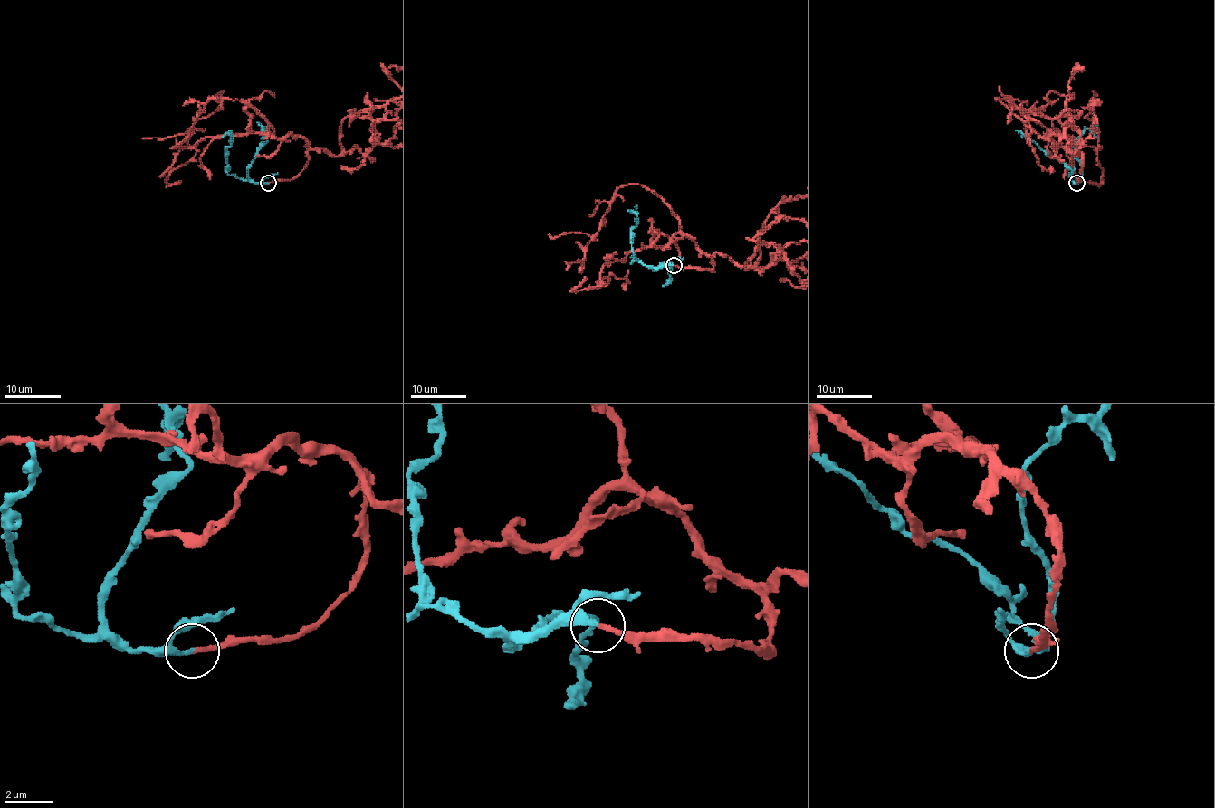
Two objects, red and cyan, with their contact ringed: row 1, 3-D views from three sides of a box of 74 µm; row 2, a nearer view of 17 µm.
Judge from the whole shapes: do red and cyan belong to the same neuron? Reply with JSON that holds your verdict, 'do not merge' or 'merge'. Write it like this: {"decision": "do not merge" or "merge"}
{"decision": "merge"}

